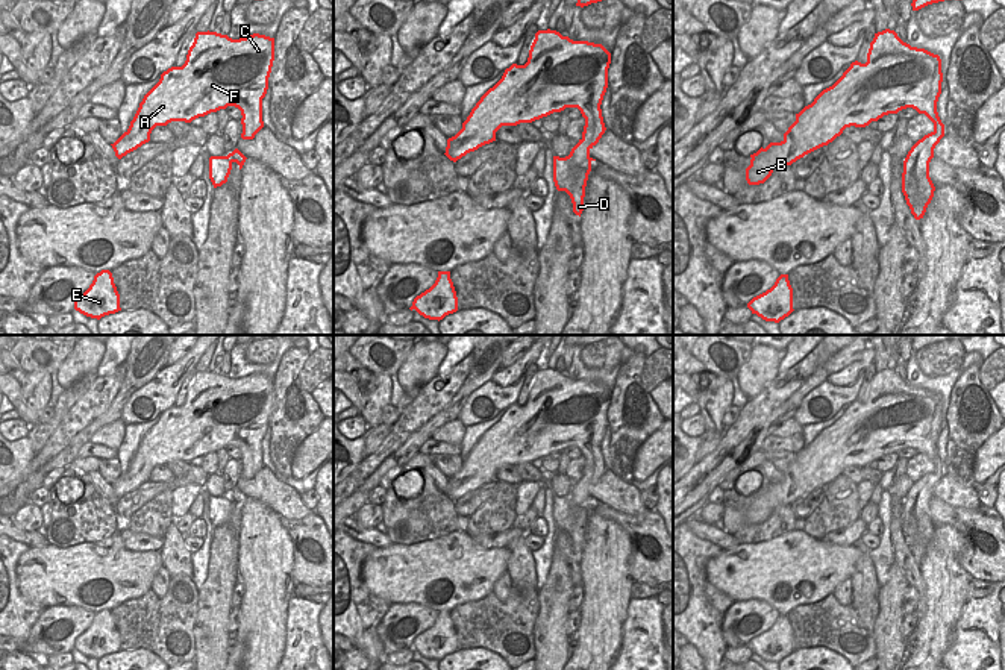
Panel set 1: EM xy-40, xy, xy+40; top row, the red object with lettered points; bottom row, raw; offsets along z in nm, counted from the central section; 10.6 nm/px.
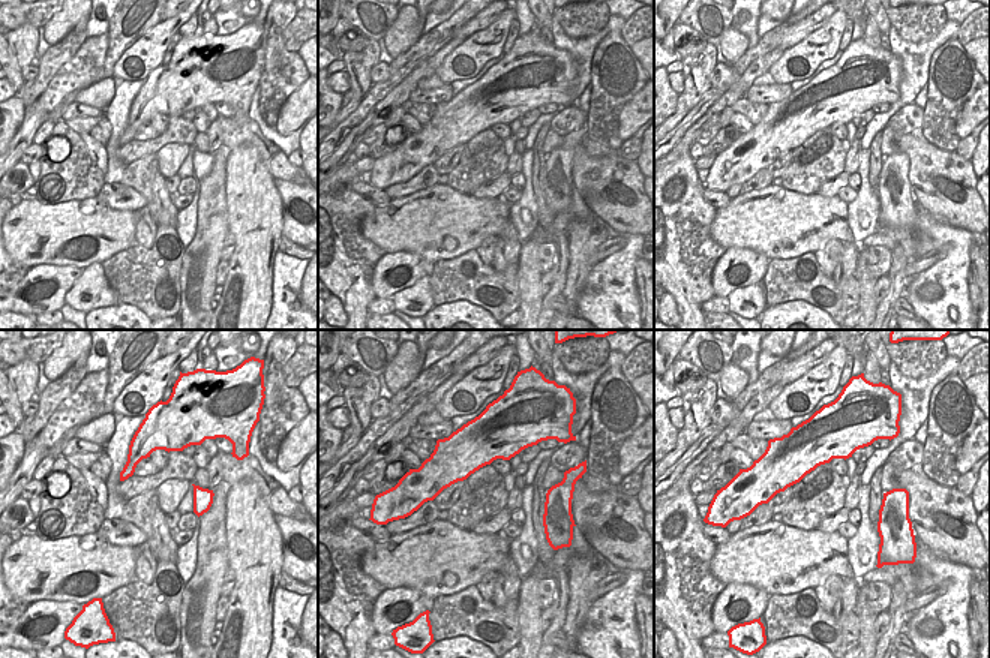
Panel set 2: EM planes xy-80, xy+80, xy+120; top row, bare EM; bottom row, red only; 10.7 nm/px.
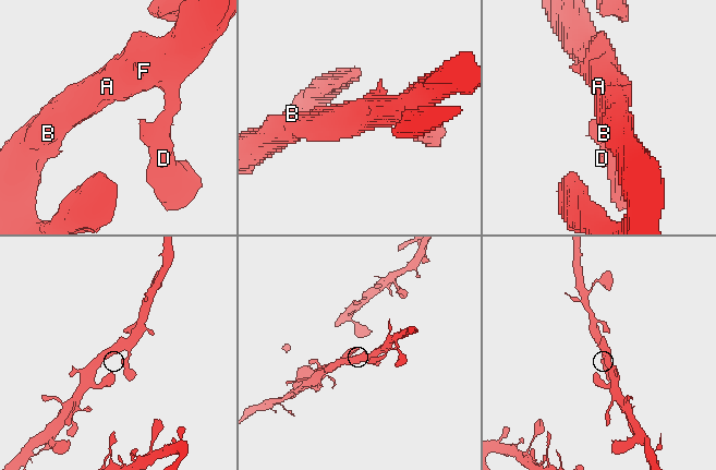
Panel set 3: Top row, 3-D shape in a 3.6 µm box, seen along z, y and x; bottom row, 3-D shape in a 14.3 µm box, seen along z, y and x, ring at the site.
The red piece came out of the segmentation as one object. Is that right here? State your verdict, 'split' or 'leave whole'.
leave whole

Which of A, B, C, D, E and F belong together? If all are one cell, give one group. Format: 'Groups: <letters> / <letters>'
Groups: A B C D E F.

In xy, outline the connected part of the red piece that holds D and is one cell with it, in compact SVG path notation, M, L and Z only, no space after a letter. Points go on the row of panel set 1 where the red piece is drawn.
M538 30L524 65L512 64L502 79L490 88L471 109L462 129L447 139L446 156L456 162L470 152L496 141L502 126L532 123L565 108L578 108L585 118L582 138L565 158L553 156L553 182L558 191L565 191L573 203L573 212L581 217L591 162L590 150L599 142L606 127L602 117L602 100L608 88L611 53L588 41L573 41L556 30Z

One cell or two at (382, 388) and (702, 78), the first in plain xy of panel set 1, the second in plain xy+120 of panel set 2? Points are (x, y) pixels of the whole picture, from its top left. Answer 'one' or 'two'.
one

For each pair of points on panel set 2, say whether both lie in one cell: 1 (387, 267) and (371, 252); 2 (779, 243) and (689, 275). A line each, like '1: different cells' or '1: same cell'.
1: different cells
2: different cells

